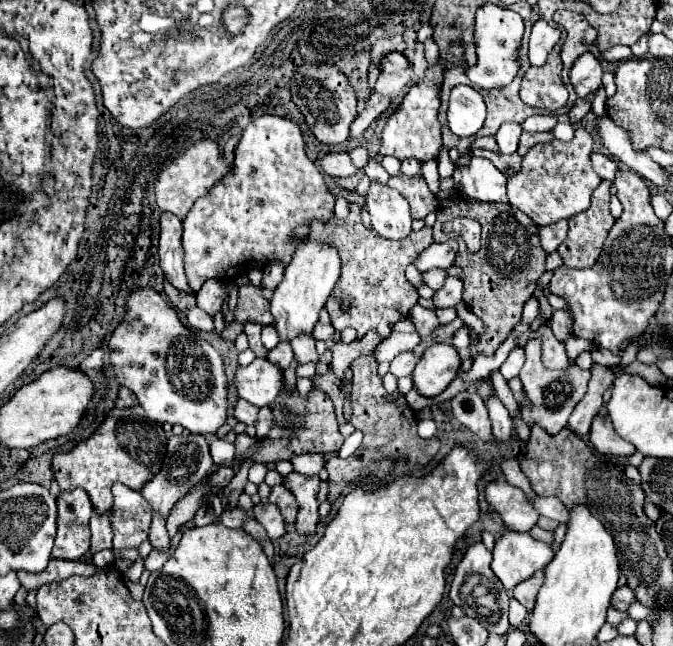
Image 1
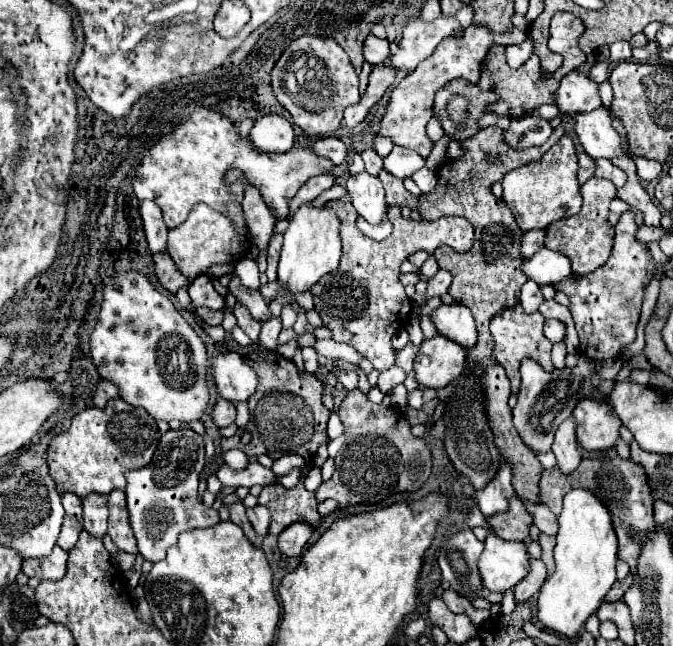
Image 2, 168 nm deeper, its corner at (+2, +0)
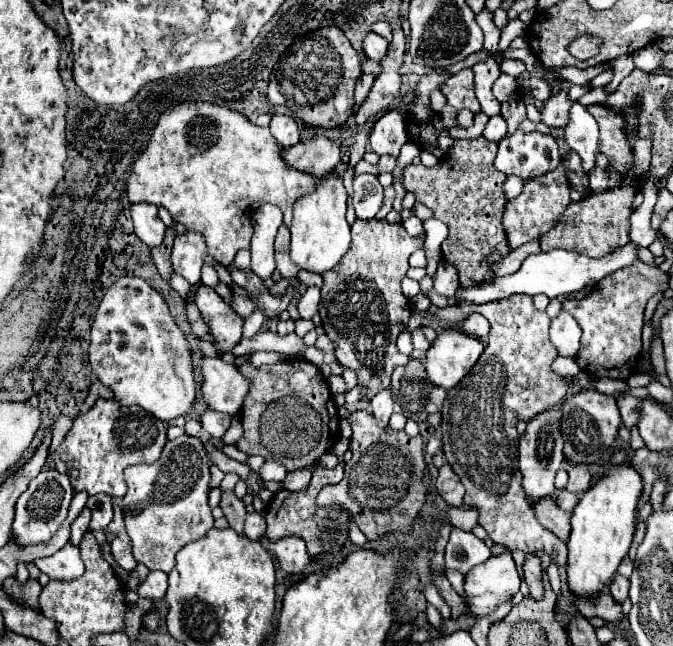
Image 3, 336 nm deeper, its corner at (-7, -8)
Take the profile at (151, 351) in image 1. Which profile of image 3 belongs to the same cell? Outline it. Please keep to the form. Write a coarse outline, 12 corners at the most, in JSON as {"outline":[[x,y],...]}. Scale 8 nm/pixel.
{"outline":[[161,294],[103,296],[89,362],[121,406],[185,416],[197,382]]}

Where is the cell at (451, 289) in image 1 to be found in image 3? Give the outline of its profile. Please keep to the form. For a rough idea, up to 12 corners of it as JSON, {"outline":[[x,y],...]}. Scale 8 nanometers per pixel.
{"outline":[[439,262],[433,276],[437,294],[453,298],[459,290],[457,268]]}

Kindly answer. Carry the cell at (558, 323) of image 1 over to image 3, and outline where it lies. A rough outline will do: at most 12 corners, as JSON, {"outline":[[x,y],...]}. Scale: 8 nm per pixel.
{"outline":[[565,310],[551,320],[551,342],[575,356],[581,328]]}

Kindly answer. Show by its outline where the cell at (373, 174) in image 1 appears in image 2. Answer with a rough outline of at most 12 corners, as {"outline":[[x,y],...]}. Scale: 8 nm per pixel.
{"outline":[[364,150],[360,156],[366,172],[378,176],[382,170],[382,158],[376,150]]}

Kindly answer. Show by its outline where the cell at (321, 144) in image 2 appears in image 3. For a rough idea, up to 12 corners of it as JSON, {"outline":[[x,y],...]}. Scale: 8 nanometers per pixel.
{"outline":[[325,136],[281,148],[289,168],[321,178],[341,162]]}

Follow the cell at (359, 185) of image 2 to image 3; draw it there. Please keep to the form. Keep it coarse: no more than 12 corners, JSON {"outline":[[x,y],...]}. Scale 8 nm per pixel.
{"outline":[[373,174],[353,178],[353,210],[371,220],[383,202]]}

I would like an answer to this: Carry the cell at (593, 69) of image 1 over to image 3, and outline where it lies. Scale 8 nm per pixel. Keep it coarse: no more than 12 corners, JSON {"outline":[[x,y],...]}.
{"outline":[[561,90],[541,108],[541,122],[563,128],[573,102]]}

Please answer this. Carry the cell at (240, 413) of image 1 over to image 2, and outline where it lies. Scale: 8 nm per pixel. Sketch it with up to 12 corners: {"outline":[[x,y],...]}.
{"outline":[[224,398],[214,406],[214,422],[230,426],[236,406]]}

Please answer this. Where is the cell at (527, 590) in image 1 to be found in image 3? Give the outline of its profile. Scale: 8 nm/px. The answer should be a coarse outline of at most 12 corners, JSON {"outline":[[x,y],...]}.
{"outline":[[527,554],[523,578],[533,598],[543,596],[539,556]]}

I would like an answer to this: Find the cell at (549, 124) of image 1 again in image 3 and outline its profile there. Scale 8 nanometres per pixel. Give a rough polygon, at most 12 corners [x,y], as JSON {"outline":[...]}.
{"outline":[[549,134],[499,142],[495,168],[531,180],[561,162]]}

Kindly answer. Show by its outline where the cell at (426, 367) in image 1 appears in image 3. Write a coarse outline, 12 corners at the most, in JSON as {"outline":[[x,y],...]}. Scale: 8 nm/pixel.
{"outline":[[445,328],[427,350],[425,370],[451,390],[485,342]]}

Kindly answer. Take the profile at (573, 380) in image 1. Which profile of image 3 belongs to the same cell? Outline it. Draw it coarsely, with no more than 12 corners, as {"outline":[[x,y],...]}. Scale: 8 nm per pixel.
{"outline":[[561,408],[537,414],[519,438],[529,504],[555,494],[563,464]]}

